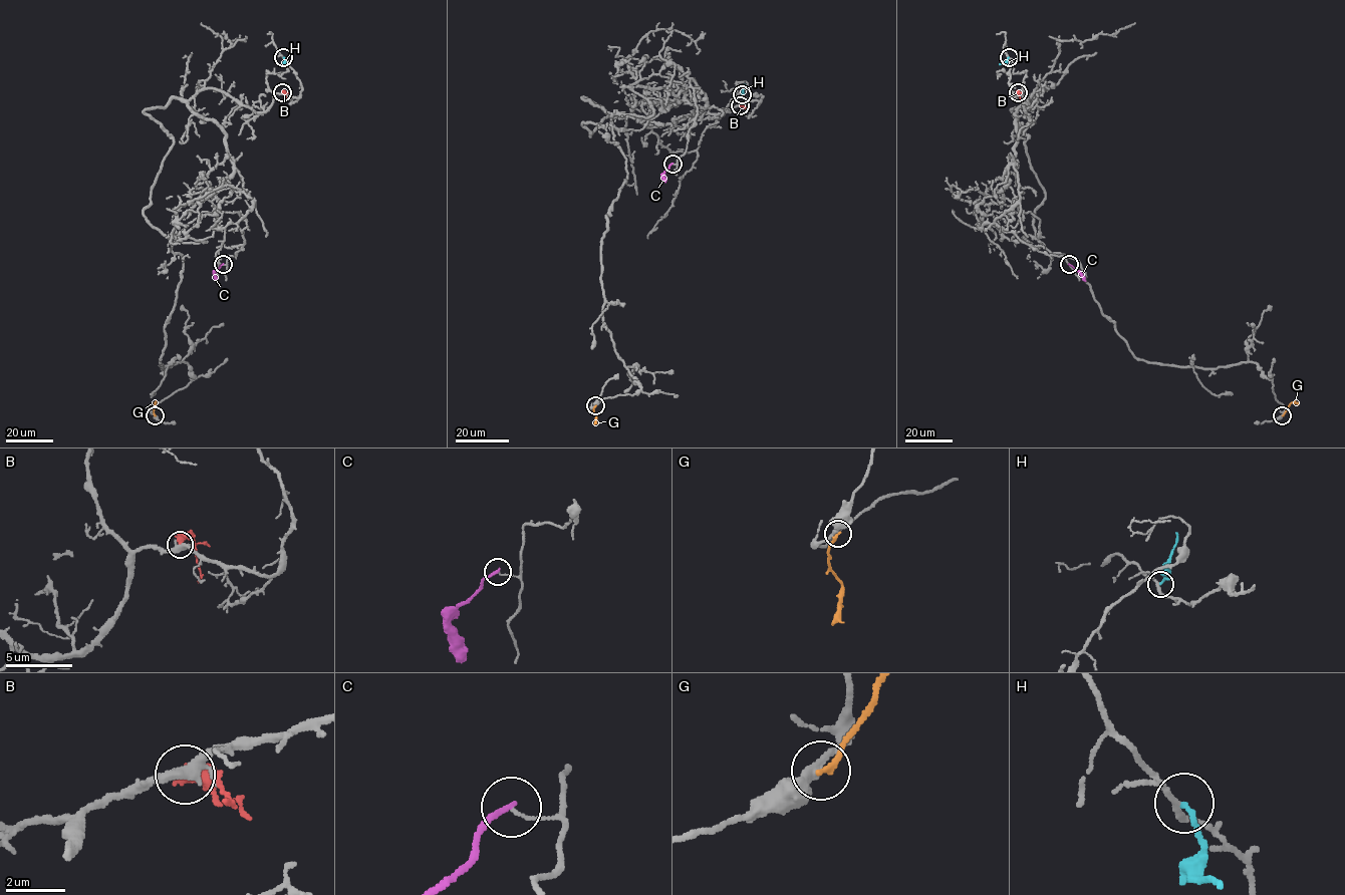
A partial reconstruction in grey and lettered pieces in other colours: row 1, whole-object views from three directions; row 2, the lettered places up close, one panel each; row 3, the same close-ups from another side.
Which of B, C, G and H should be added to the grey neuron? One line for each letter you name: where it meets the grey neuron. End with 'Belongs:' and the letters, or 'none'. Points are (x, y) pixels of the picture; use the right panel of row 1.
Belongs: none

